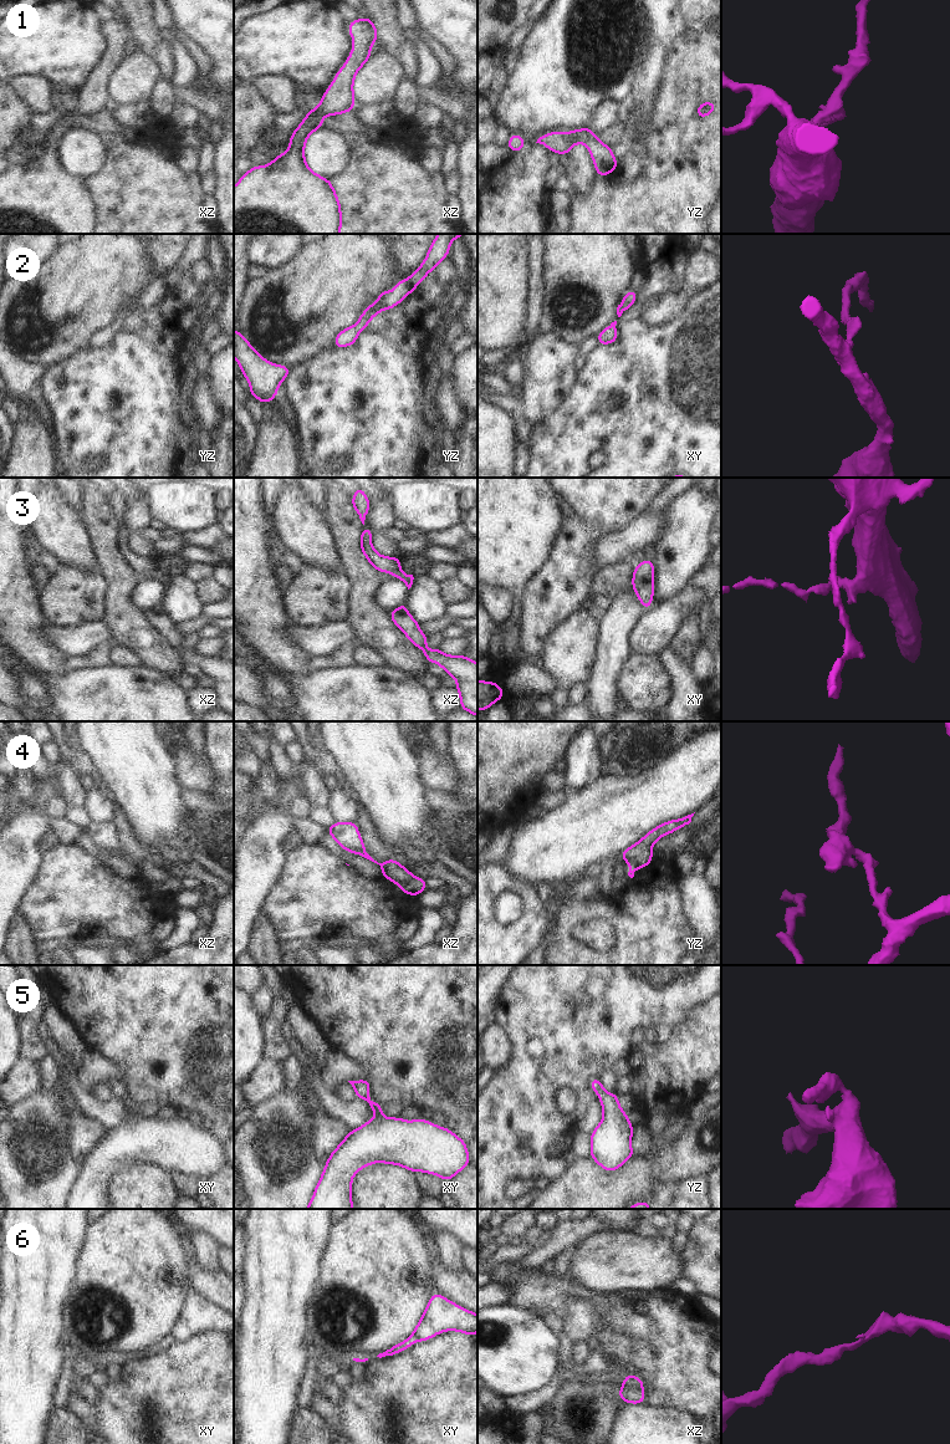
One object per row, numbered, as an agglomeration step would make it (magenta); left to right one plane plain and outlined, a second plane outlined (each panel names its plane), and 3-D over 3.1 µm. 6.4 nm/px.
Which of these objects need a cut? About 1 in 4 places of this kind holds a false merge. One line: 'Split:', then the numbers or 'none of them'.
Split: 1, 4

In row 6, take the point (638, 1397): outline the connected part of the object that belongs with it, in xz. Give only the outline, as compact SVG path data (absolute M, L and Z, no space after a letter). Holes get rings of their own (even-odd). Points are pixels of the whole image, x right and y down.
M628 1374L623 1378L623 1386L618 1391L618 1395L623 1403L644 1403L645 1394L643 1391L644 1382L634 1374Z

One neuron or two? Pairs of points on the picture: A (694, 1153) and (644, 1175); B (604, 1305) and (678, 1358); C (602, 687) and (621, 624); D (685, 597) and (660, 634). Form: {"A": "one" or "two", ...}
{"A": "one", "B": "one", "C": "one", "D": "one"}

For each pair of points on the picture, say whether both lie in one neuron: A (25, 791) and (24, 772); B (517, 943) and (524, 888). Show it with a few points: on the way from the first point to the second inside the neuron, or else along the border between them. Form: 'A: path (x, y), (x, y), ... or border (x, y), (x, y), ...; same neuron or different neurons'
A: path (24, 786), (24, 777); same neuron
B: path (530, 929), (530, 902); same neuron

